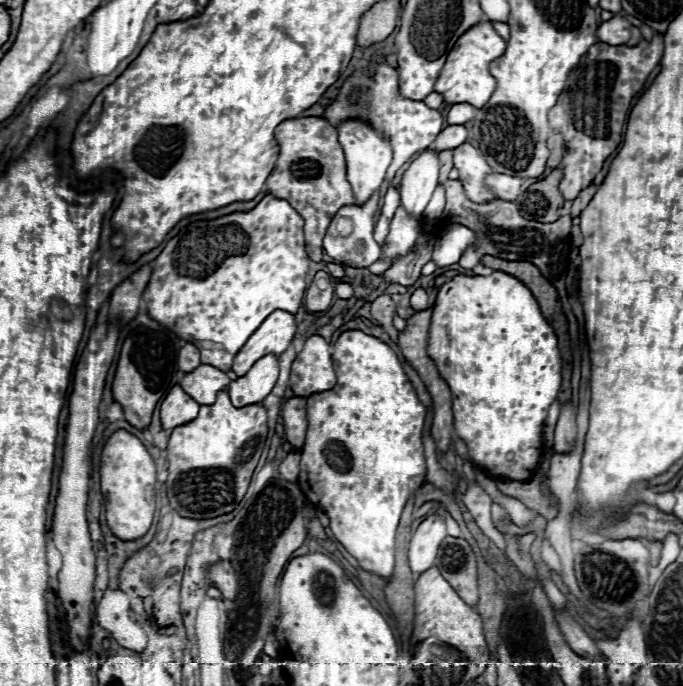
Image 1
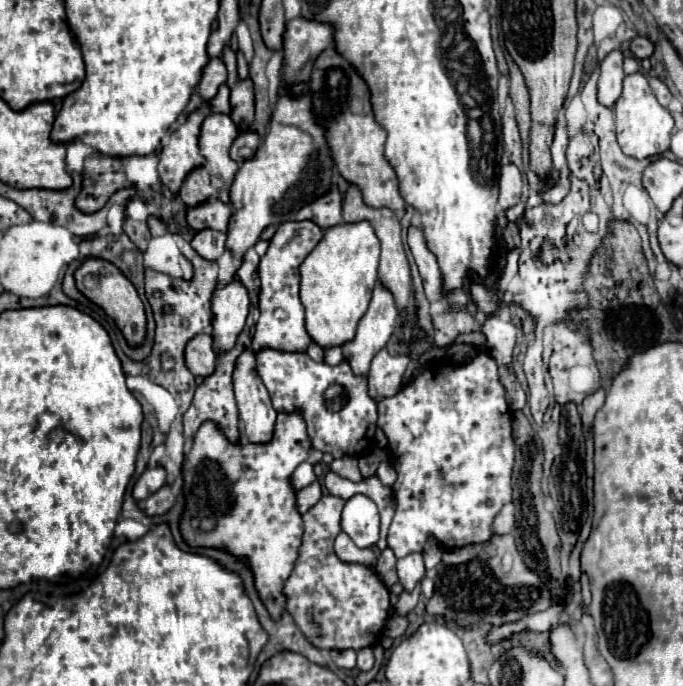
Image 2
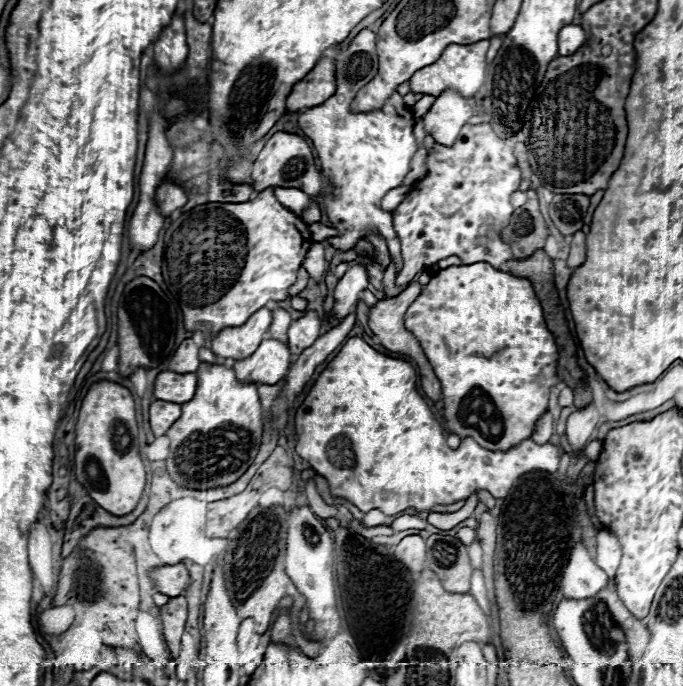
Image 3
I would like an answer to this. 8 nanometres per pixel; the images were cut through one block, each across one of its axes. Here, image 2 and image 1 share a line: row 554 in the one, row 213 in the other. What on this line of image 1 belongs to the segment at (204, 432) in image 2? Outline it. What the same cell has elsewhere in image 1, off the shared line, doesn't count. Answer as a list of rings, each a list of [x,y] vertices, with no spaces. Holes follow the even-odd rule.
[[[264,196],[262,202],[248,212],[234,212],[216,220],[198,220],[174,236],[162,254],[152,262],[152,276],[144,290],[144,304],[152,320],[172,330],[182,340],[210,340],[232,344],[236,354],[256,332],[256,328],[274,312],[284,310],[296,314],[306,290],[308,256],[304,252],[304,220],[286,202],[274,196]]]

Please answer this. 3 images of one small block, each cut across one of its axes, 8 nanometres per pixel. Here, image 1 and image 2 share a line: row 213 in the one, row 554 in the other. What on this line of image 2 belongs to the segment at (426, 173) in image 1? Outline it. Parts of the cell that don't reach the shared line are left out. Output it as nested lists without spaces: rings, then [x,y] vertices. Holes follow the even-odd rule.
[[[412,552],[398,560],[398,578],[406,590],[412,590],[426,574],[422,552]]]

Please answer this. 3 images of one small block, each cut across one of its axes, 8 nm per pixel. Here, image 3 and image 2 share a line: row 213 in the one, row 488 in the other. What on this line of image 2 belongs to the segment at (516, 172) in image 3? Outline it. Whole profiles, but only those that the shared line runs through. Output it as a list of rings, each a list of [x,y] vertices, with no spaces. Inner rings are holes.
[[[480,354],[470,364],[454,366],[454,364],[436,364],[426,366],[410,384],[406,384],[394,398],[384,398],[378,402],[378,426],[384,430],[390,450],[396,458],[394,468],[398,472],[398,480],[392,486],[394,498],[396,498],[396,514],[388,530],[388,548],[394,550],[396,558],[404,558],[410,552],[420,552],[426,544],[426,538],[432,534],[438,538],[440,546],[444,550],[450,548],[462,548],[468,544],[482,544],[492,538],[492,520],[500,512],[504,504],[512,500],[512,466],[514,466],[514,440],[512,440],[512,412],[508,408],[508,402],[504,398],[504,386],[498,380],[498,366],[492,356]]]

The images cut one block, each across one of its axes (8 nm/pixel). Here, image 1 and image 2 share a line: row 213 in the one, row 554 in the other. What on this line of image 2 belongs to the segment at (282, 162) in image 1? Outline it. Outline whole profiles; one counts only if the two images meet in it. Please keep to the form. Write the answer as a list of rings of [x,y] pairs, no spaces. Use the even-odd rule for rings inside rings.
[[[326,494],[320,498],[318,504],[314,504],[304,516],[304,536],[300,544],[300,552],[294,564],[292,574],[288,576],[284,584],[284,596],[286,596],[286,612],[294,618],[294,624],[302,630],[306,640],[320,648],[320,650],[338,650],[344,652],[348,648],[362,650],[368,646],[374,646],[378,636],[382,636],[386,620],[390,616],[390,594],[384,582],[378,578],[378,574],[362,564],[348,564],[342,562],[334,552],[334,538],[340,534],[340,514],[346,500],[340,496]]]

